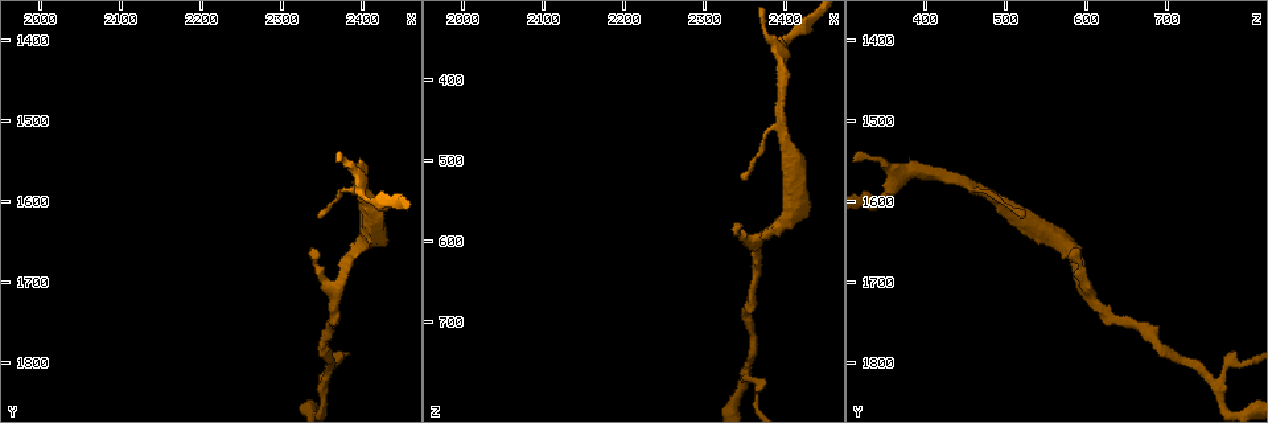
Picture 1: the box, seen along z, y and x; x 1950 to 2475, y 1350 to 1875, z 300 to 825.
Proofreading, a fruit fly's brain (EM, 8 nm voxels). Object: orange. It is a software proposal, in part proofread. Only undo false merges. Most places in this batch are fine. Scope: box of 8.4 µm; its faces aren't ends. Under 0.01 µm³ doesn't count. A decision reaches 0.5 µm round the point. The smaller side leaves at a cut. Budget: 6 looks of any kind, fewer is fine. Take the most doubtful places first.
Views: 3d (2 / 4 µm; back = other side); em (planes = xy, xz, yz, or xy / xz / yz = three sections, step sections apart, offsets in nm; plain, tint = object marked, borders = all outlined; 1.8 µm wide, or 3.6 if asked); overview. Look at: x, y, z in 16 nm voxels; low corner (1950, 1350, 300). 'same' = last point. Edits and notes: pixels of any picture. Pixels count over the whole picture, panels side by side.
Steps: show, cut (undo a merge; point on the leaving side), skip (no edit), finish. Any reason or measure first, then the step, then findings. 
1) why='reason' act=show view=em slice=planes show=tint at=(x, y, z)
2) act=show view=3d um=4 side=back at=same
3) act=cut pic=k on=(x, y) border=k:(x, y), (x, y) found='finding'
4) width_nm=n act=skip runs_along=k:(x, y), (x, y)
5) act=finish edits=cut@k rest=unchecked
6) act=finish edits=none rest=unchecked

why='sharp bend' act=show view=3d um=4 at=(2355, 1820, 750)

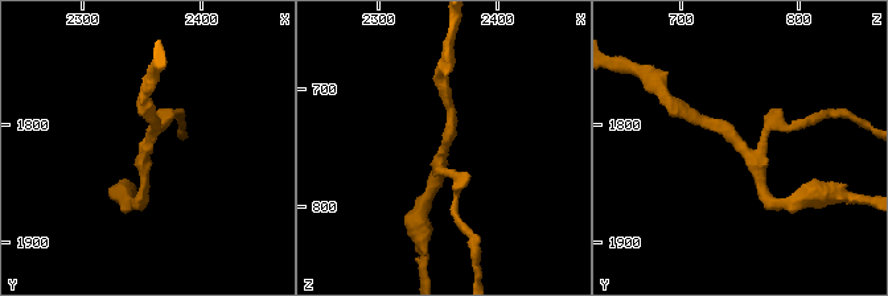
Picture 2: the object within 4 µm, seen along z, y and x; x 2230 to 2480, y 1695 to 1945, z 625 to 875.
arms=3 why='shape alone is not enough' act=show view=em slice=xy step=8 show=tint at=(2354, 1822, 754)

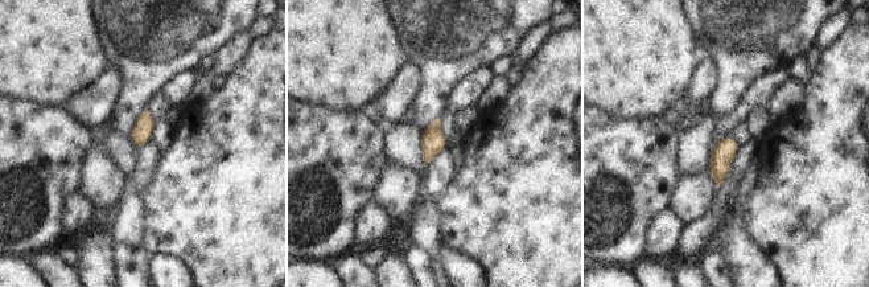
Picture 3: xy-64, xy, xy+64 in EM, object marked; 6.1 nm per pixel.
why='another direction' act=show view=em slice=planes show=tint at=same

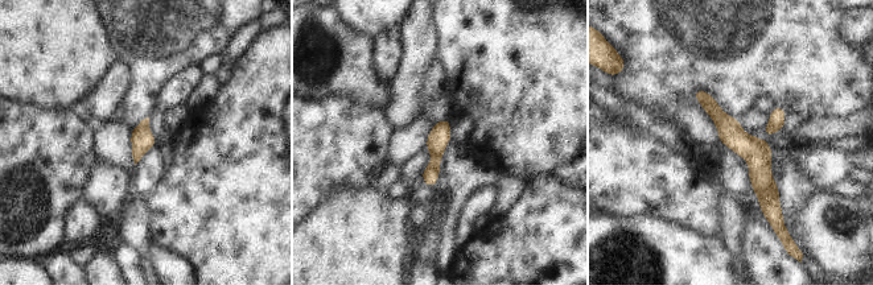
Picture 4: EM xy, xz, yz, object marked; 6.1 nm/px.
act=skip runs_along=4:(698, 93), (760, 160), (777, 206) found='all the same neuron'

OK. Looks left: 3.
why='sharp bend' act=show view=3d um=2 at=(2370, 1710, 595)

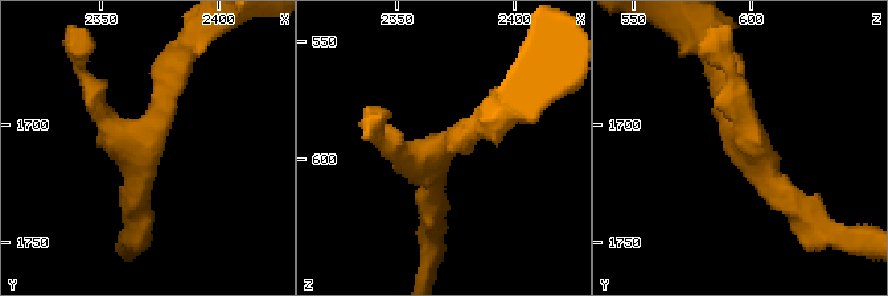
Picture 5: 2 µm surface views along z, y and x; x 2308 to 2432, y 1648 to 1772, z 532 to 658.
act=show view=em slice=planes show=tint at=(2369, 1705, 595)

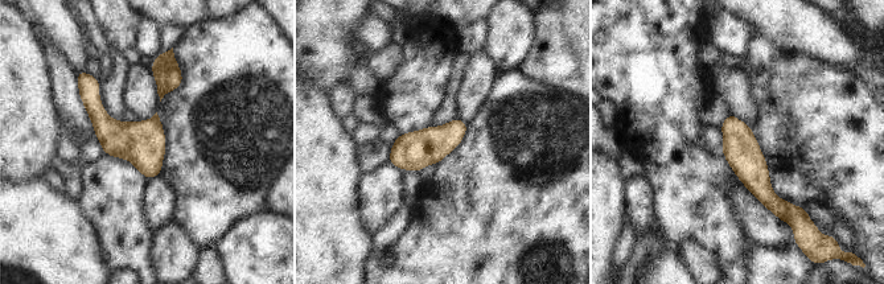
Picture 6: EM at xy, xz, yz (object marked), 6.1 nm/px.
width_nm=220 act=skip runs_along=6:(730, 119), (759, 185), (780, 208) found='all the same neuron'

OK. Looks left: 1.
why='narrows sharply' act=show view=em slice=yz step=8 show=borders at=(2395, 1565, 375)

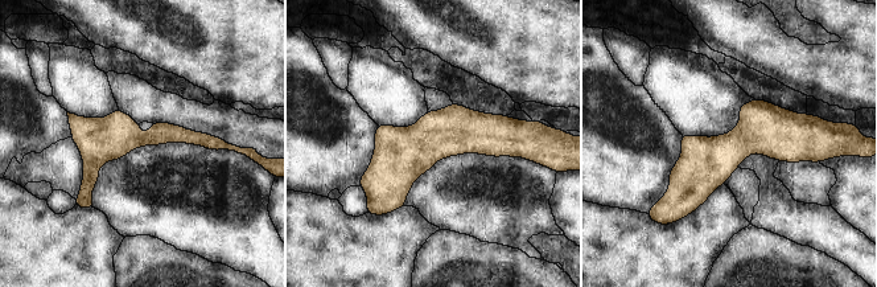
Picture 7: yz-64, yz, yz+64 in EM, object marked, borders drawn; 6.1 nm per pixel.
act=skip runs_along=7:(513, 135), (436, 135), (365, 180) found='all the same neuron'

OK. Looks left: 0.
act=finish edits=none rest=unchecked

